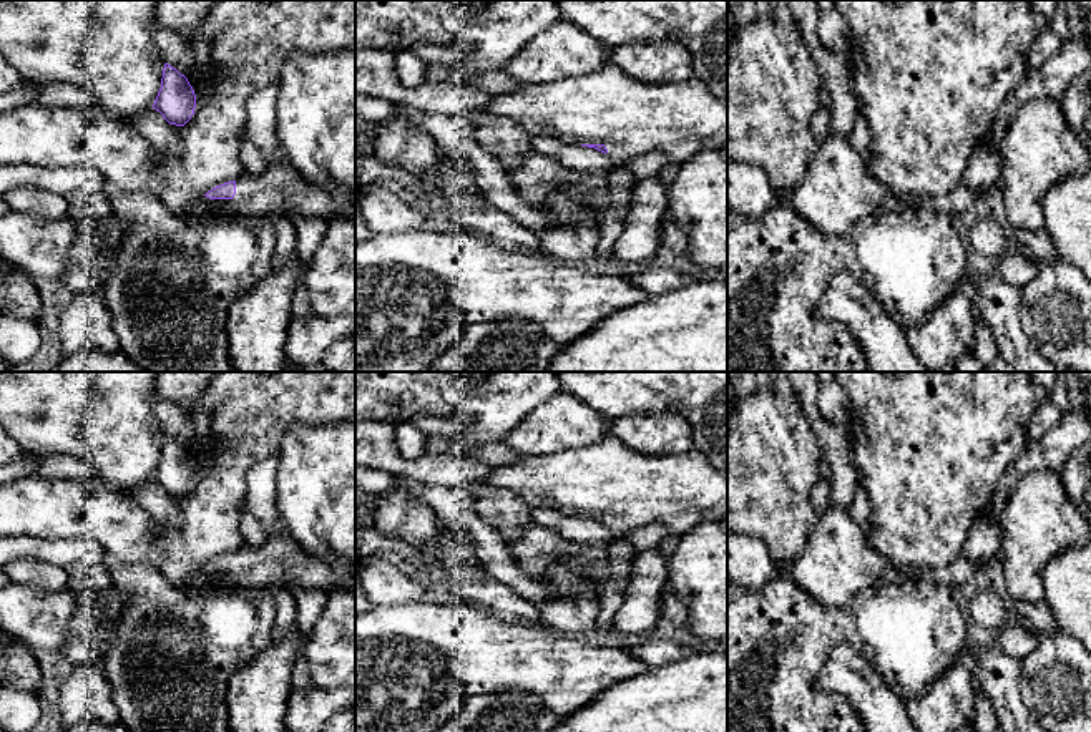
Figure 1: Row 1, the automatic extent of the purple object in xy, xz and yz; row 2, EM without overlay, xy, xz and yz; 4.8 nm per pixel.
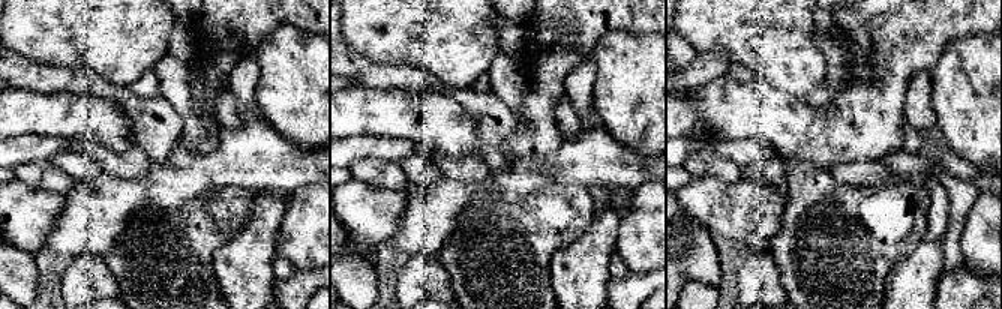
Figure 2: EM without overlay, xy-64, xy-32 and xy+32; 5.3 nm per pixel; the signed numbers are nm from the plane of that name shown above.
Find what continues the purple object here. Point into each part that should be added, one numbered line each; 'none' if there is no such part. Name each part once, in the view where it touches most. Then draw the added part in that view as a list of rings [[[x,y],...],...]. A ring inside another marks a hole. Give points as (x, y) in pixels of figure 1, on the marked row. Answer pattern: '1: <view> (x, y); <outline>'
1: xy (279, 190); [[[269,163],[264,173],[244,173],[236,179],[232,199],[194,203],[176,214],[183,222],[203,224],[223,217],[271,217],[299,214],[329,219],[355,207],[355,196],[329,193],[306,181],[292,164]]]

